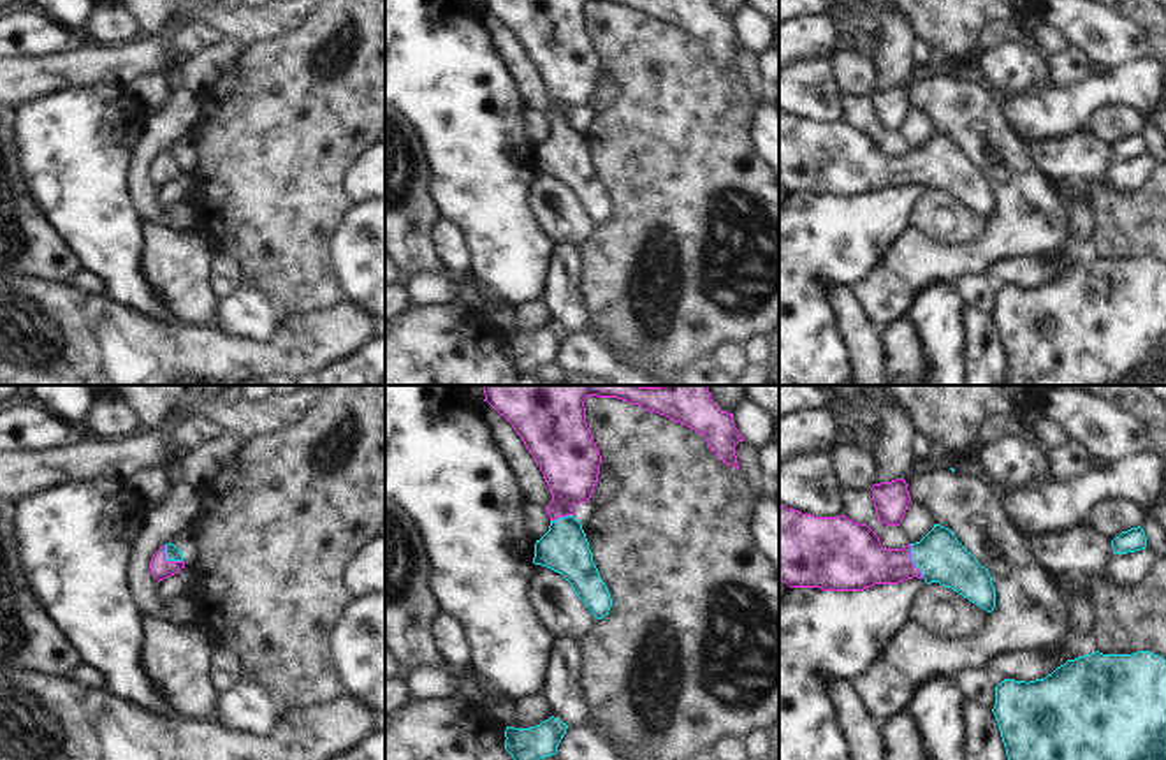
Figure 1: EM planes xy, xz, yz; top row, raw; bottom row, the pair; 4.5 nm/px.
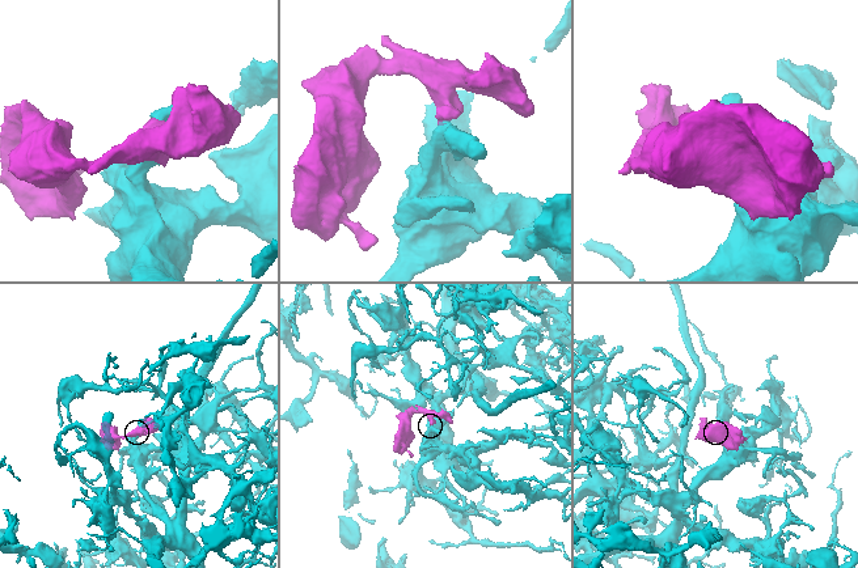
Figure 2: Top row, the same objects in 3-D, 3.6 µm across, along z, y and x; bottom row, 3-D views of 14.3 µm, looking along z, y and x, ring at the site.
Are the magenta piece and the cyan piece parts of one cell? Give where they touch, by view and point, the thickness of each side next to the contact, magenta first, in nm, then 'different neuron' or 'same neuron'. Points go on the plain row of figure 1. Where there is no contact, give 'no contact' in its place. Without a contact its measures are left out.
meets magenta in yz at (911, 168); 260 nm thick on the magenta side, 220 nm on the other; same neuron

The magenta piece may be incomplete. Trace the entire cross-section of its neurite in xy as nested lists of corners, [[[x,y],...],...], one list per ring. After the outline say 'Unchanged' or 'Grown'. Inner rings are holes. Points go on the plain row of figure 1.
[[[171,148],[162,151],[149,167],[149,178],[158,188],[181,174],[185,174],[183,158]]]. Grown

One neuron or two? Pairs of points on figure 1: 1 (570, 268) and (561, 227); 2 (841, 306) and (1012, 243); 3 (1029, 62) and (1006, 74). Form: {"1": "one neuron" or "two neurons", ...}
{"1": "two neurons", "2": "two neurons", "3": "one neuron"}

